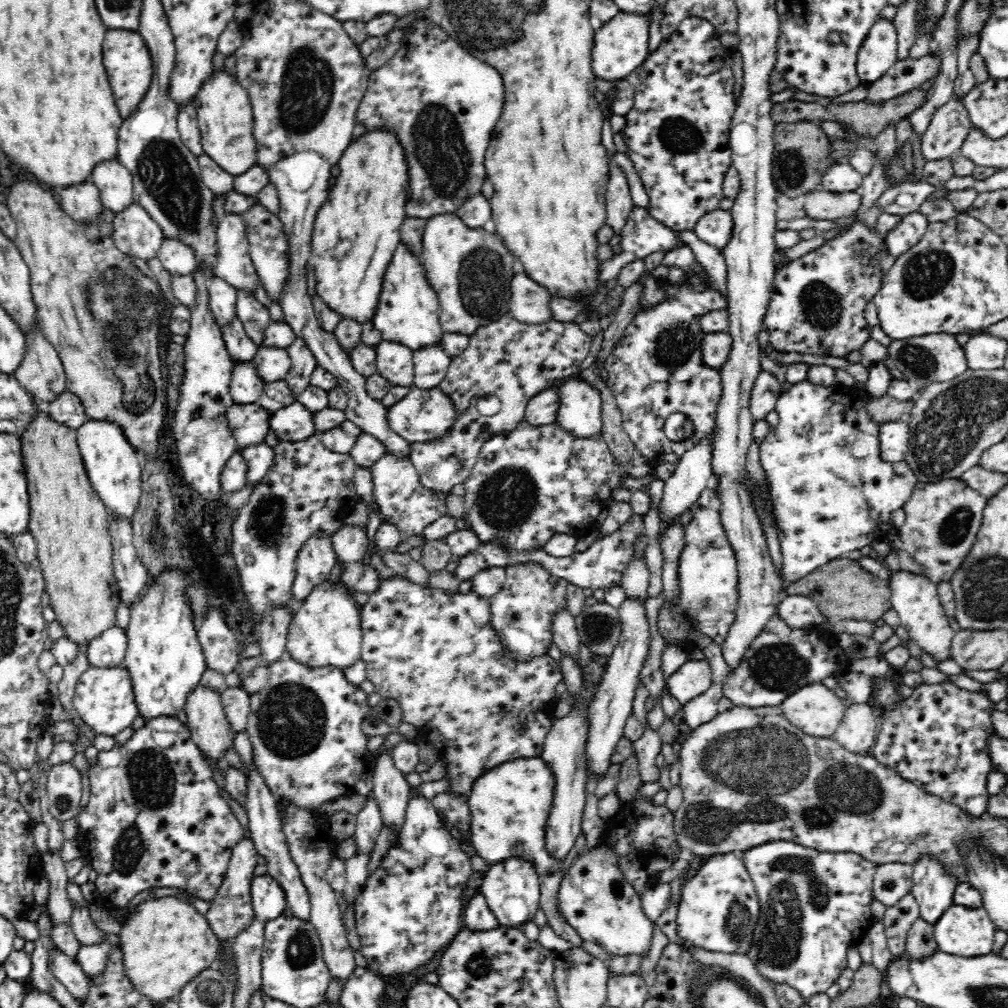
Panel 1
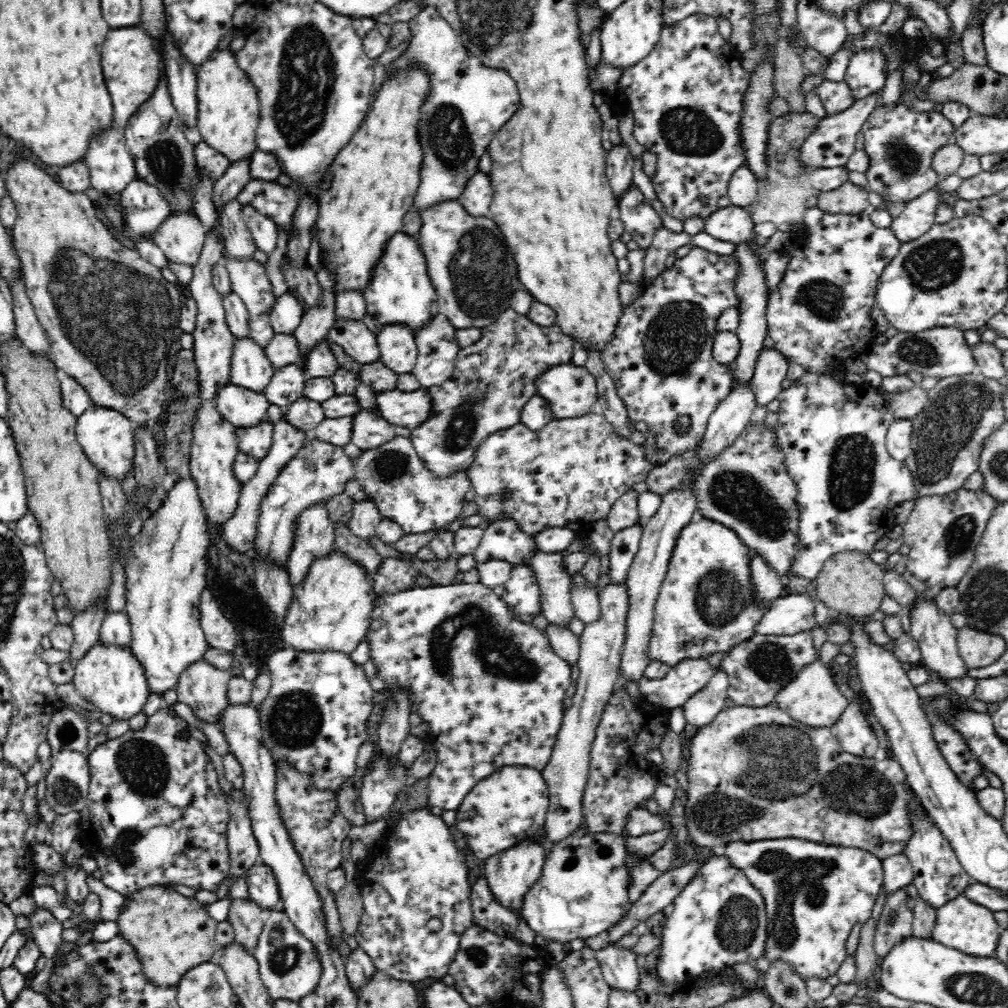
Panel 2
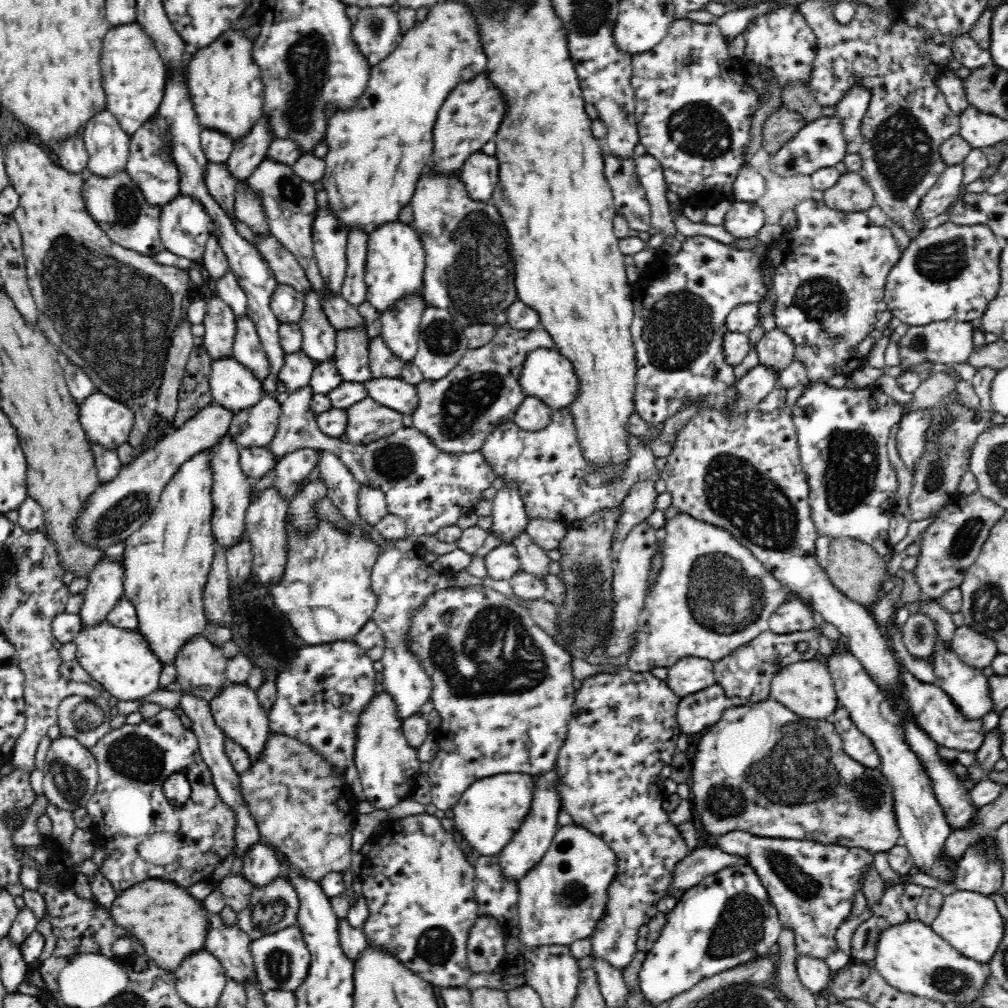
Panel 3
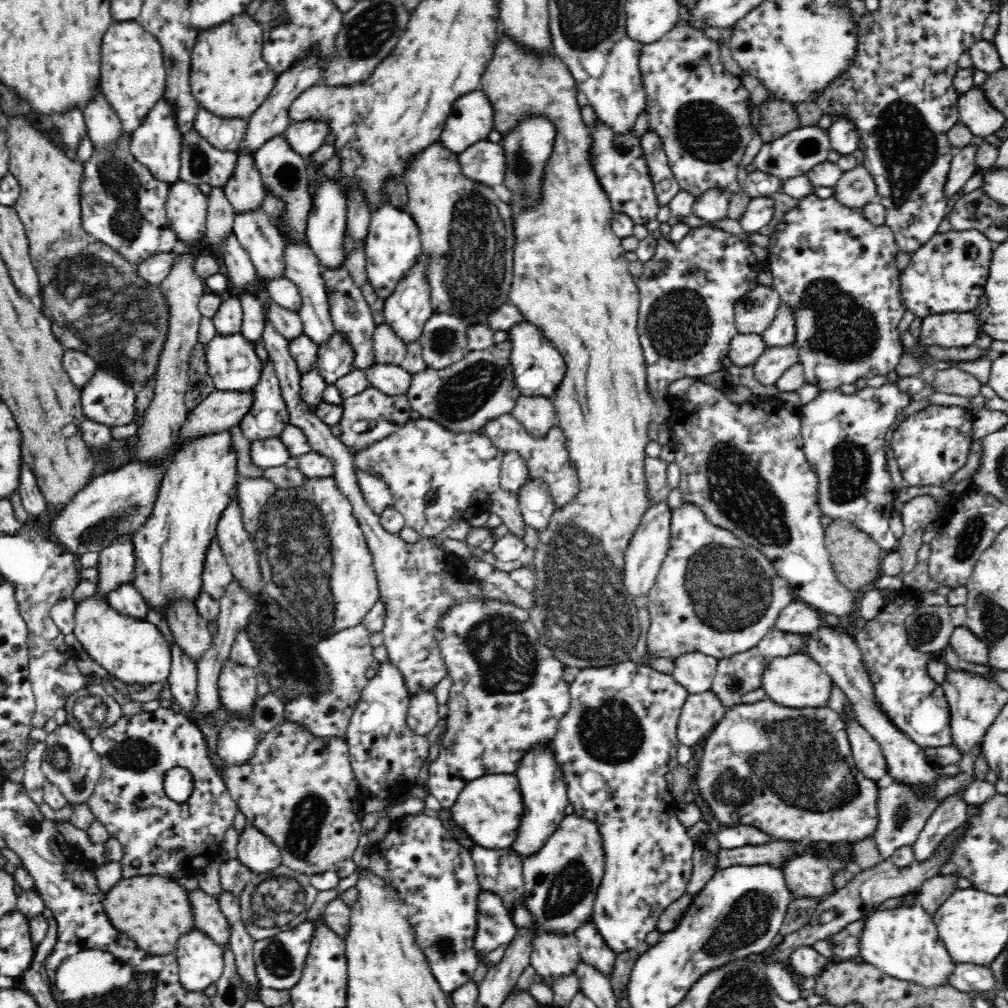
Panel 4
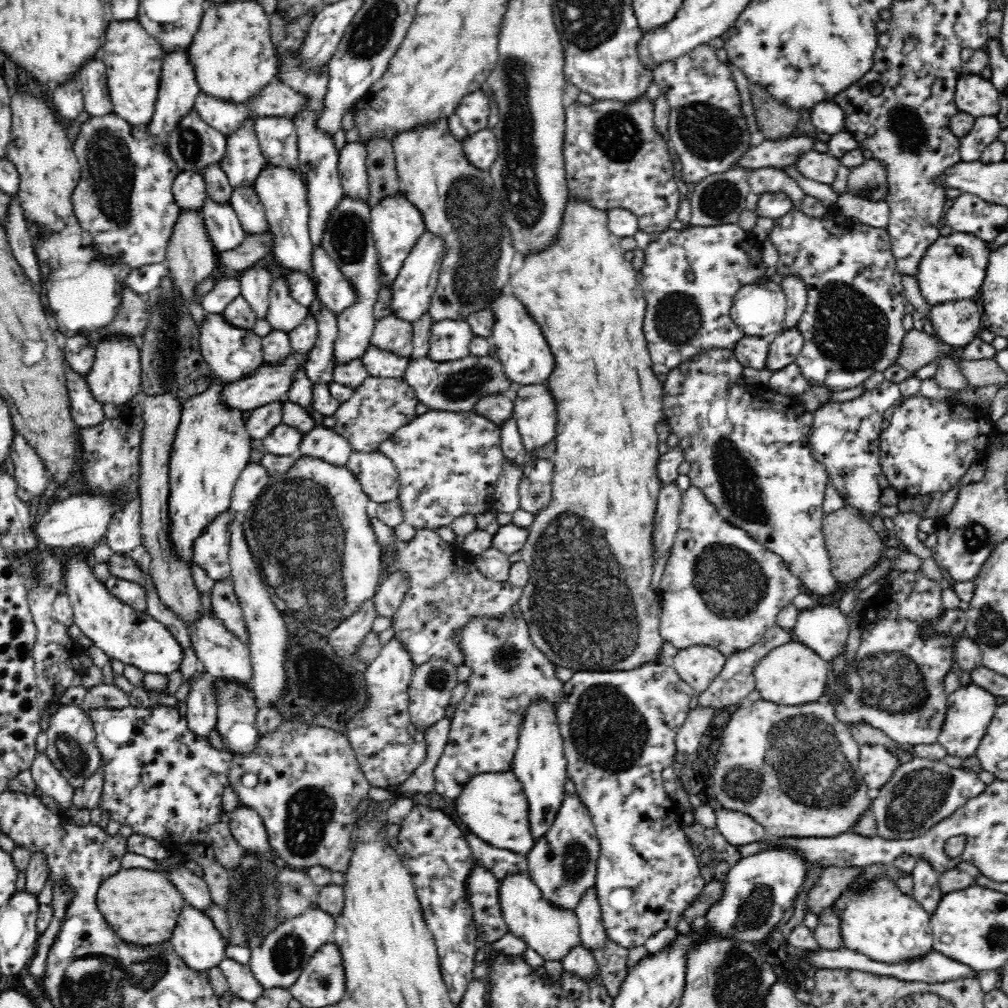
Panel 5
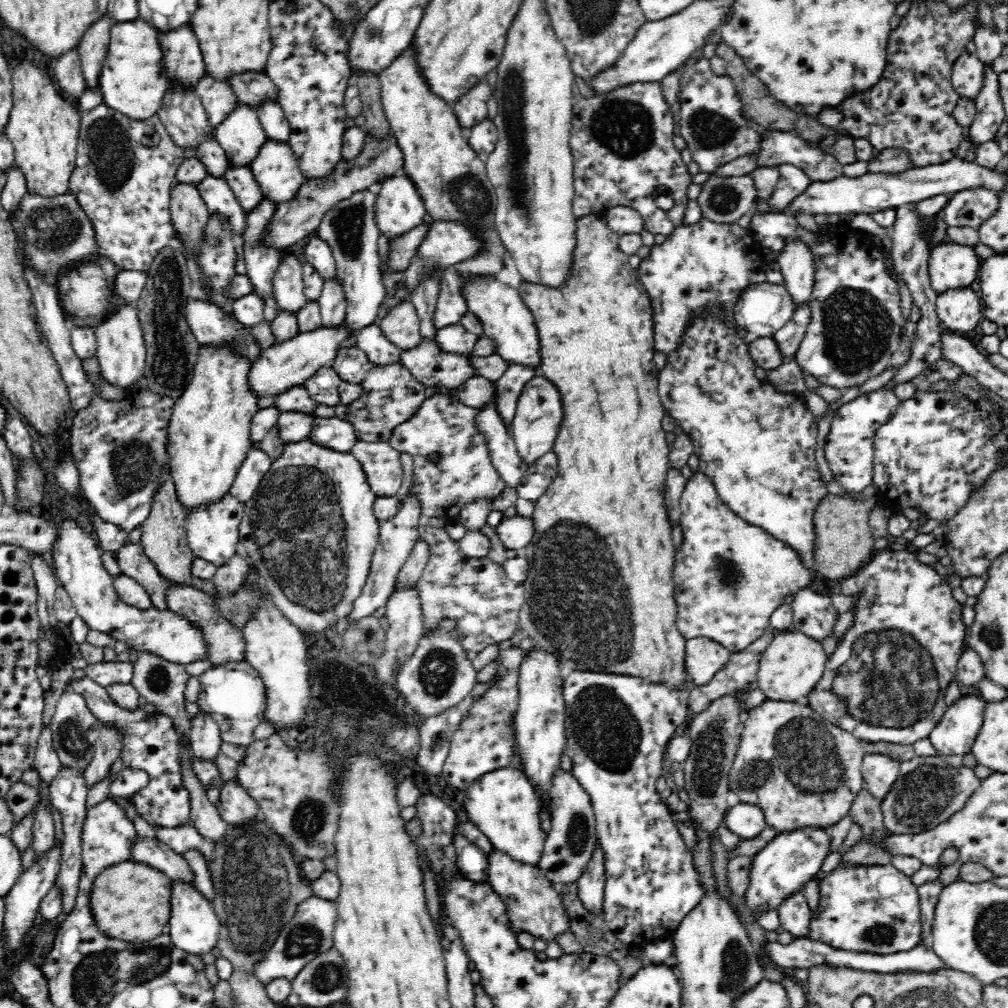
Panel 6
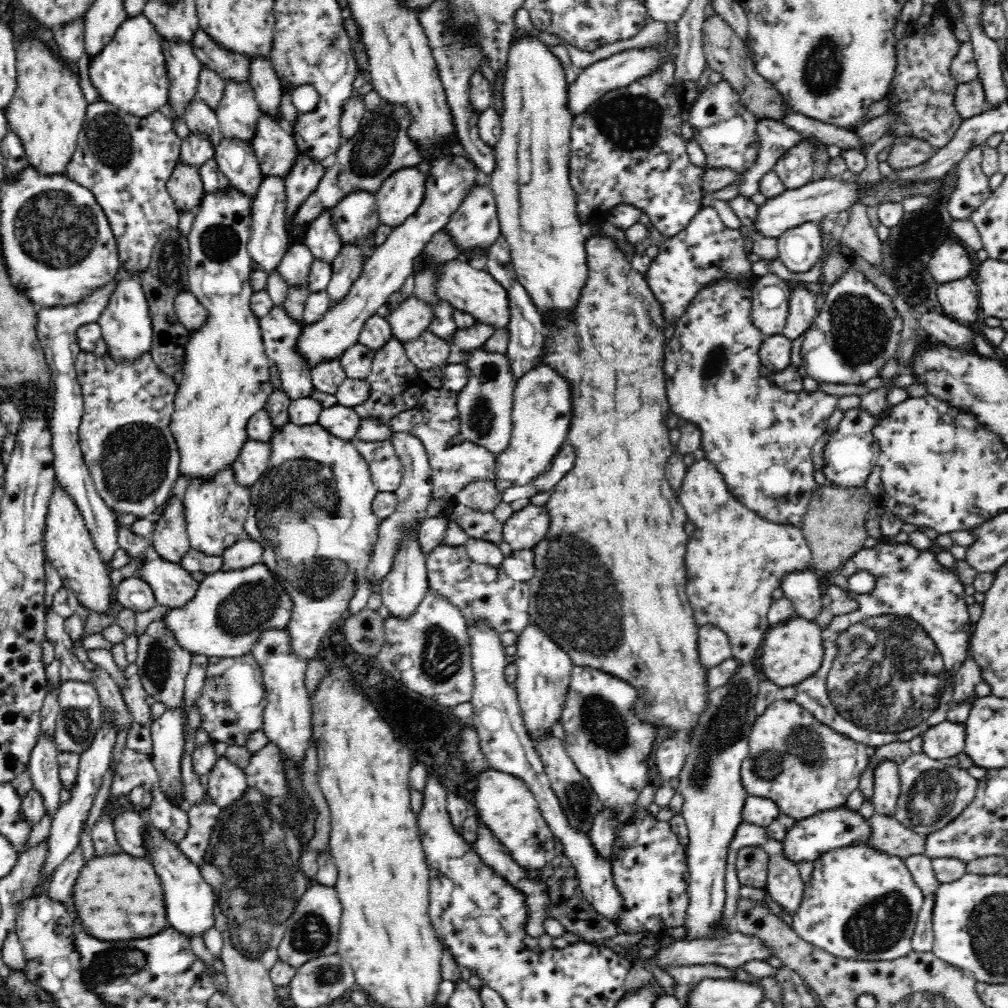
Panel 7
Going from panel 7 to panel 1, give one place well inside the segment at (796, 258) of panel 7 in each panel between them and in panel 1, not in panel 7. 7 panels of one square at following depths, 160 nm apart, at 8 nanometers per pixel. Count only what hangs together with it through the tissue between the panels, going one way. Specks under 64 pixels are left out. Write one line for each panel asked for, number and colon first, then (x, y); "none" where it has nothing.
1: (766, 390)
2: (771, 368)
3: (775, 350)
4: (781, 332)
5: (793, 287)
6: (795, 261)

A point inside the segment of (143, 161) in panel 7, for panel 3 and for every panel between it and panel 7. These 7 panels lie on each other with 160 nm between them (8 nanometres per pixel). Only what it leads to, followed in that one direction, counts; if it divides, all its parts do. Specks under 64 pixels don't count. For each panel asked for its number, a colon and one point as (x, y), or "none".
3: (117, 205)
4: (123, 206)
5: (124, 199)
6: (125, 170)

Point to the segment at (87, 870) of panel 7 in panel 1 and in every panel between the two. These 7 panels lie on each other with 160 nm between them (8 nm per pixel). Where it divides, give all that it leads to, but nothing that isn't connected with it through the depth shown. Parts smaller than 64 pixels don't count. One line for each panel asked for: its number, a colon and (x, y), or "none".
1: (165, 943)
2: (171, 934)
3: (171, 925)
4: (155, 911)
5: (142, 906)
6: (130, 900)

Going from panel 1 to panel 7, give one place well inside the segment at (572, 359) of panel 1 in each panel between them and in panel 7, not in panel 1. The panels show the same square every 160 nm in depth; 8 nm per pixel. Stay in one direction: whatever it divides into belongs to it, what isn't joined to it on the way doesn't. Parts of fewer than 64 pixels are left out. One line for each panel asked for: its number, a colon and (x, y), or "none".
2: (493, 379)
3: (483, 390)
4: (463, 397)
5: (456, 386)
6: (446, 373)
7: (428, 351)

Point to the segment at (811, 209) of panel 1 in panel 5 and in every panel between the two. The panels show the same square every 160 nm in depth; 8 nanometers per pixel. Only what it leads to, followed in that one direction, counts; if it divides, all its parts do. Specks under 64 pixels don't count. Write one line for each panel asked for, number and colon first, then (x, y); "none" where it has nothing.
2: (848, 199)
3: (851, 194)
4: (856, 188)
5: (871, 175)

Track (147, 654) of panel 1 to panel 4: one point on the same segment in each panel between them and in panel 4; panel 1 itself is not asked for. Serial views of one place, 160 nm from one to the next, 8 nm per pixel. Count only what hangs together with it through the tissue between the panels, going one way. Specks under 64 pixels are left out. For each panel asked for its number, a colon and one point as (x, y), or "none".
2: (165, 571)
3: (166, 562)
4: (170, 548)

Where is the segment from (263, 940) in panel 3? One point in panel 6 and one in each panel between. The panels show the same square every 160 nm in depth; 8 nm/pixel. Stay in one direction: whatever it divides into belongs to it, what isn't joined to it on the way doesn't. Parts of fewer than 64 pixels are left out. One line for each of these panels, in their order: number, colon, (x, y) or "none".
4: (280, 959)
5: (276, 962)
6: (309, 933)

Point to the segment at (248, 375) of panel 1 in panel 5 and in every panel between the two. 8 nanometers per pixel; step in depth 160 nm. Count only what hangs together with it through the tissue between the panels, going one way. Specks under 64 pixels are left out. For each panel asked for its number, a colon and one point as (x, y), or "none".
2: (250, 368)
3: (247, 348)
4: (252, 326)
5: (255, 283)

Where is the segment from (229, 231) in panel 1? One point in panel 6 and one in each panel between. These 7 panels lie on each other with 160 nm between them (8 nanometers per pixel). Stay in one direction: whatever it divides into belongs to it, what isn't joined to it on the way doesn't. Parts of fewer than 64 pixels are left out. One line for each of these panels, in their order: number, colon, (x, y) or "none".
2: (238, 243)
3: (222, 186)
4: (201, 164)
5: (194, 146)
6: (183, 115)

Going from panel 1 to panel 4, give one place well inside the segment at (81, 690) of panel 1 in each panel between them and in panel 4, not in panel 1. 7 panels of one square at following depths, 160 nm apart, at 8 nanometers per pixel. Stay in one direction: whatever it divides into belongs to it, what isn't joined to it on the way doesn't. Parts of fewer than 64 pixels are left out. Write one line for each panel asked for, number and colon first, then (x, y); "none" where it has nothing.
2: (112, 679)
3: (120, 662)
4: (131, 650)

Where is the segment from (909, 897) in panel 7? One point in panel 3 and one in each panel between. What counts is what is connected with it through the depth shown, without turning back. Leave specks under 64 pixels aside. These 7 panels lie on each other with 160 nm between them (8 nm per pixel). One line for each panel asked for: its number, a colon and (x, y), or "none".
3: (912, 958)
4: (904, 943)
5: (882, 923)
6: (875, 909)

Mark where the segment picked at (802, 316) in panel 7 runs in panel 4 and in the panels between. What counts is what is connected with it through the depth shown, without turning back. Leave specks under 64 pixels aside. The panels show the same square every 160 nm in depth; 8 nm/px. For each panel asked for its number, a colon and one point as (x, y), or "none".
4: (772, 363)
5: (784, 350)
6: (788, 338)

